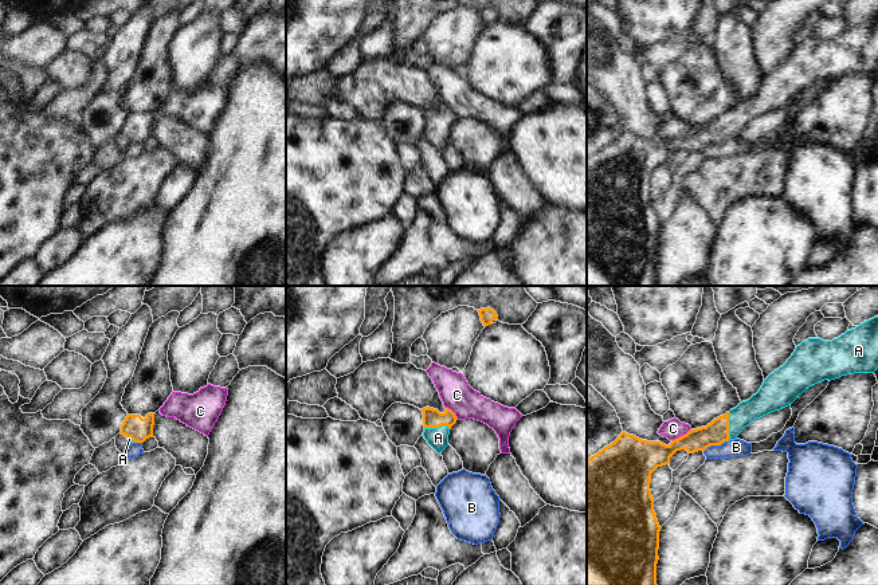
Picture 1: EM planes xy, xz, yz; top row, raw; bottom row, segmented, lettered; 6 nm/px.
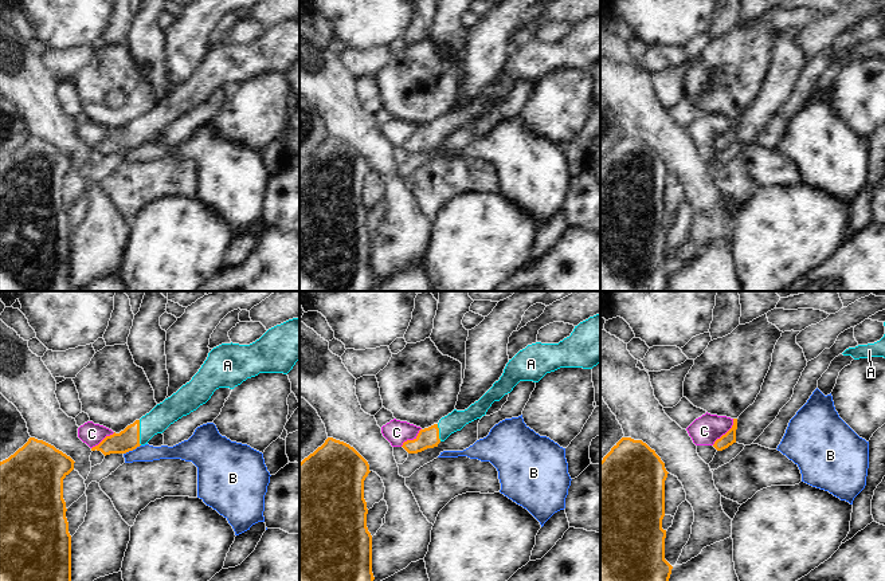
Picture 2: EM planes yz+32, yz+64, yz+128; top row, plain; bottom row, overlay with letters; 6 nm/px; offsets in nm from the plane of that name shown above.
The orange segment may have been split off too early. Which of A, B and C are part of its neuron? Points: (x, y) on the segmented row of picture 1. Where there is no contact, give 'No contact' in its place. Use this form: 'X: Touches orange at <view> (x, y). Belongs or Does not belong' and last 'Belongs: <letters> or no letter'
A: Touches orange at yz (728, 426). Belongs
B: Touches orange at yz (713, 444). Does not belong
C: Touches orange at yz (681, 436). Does not belong
Belongs: A.

